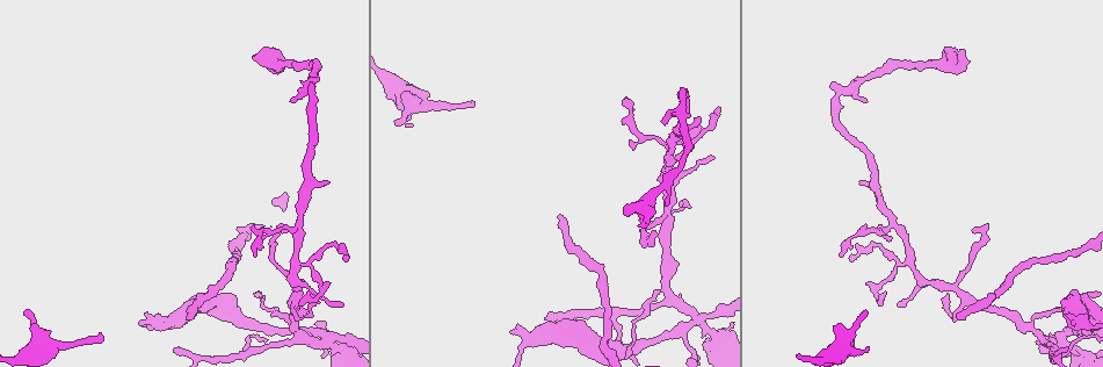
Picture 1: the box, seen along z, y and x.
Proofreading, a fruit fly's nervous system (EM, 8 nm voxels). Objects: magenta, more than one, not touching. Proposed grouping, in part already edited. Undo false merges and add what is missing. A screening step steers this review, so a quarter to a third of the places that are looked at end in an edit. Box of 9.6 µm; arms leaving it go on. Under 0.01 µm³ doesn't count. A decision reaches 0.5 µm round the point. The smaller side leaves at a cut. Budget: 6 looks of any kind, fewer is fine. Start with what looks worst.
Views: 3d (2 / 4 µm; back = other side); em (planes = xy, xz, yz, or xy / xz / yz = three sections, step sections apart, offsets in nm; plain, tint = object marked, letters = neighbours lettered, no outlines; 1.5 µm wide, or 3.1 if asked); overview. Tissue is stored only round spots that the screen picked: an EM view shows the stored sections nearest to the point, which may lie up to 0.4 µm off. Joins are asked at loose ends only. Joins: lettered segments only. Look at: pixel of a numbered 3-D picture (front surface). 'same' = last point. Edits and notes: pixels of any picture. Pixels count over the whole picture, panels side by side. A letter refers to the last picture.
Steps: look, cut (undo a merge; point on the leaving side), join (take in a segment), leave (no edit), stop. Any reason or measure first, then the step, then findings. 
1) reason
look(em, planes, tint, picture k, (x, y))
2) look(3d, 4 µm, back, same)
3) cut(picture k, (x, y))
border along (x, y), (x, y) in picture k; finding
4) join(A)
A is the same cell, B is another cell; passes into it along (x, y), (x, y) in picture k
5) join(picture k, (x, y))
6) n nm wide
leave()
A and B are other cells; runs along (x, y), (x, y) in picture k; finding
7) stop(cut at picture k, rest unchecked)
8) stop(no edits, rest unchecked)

branch stops here
look(3d, 4 µm, picture 1, (101, 338))

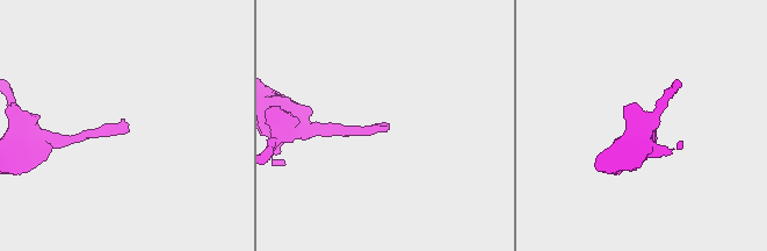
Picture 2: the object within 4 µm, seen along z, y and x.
shape alone is not enough
look(em, xy, step 8, letters, picture 2, (388, 126))

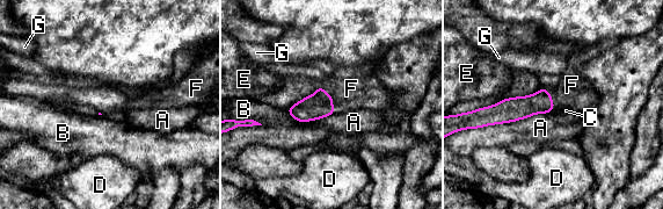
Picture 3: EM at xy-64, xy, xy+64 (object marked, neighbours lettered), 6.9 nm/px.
look(em, planes, letters, same)

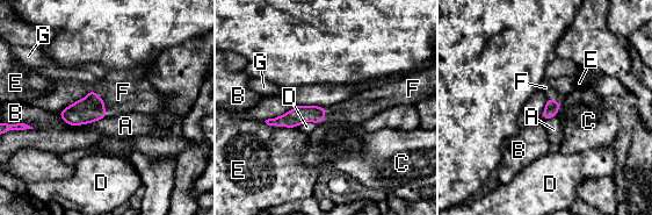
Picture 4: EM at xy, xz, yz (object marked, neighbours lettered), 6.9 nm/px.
join(picture 4, (123, 92))
F is the same cell, A, B, C, D, E and G are other cells; passes into it along (89, 109), (104, 102), (123, 92) in picture 4; the neuron continues

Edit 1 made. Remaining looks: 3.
looks like a crossing
look(em, xy, step 8, letters, picture 1, (1063, 342))

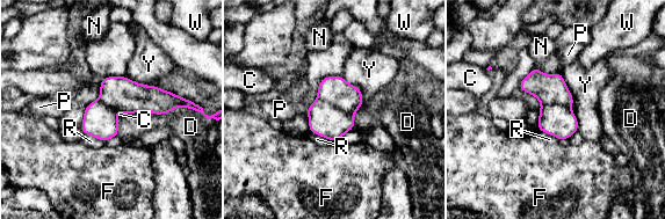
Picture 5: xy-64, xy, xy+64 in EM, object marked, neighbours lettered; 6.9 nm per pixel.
240 nm wide
cut(picture 5, (335, 90))
C, D, F, N, P, R, W and Y are other cells; border along (317, 97), (334, 104), (352, 116) in picture 5; a second neuron is stuck on

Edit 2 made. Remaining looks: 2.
stop(join at picture 4, cut at picture 5, rest unchecked)

